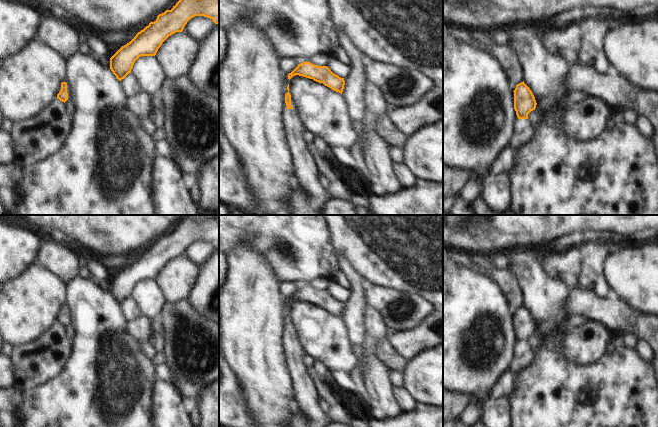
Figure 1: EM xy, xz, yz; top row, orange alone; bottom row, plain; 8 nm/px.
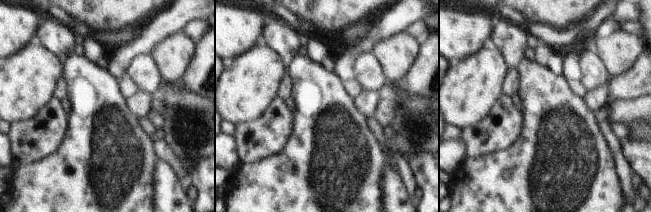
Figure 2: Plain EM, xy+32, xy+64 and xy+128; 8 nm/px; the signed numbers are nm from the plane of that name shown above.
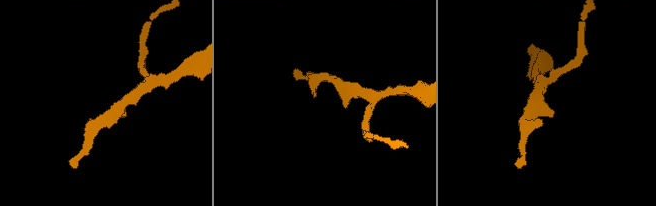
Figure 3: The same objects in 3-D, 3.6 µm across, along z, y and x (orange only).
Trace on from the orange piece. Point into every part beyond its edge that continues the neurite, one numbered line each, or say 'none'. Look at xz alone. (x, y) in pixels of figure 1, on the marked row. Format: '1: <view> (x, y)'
1: xz (304, 168)

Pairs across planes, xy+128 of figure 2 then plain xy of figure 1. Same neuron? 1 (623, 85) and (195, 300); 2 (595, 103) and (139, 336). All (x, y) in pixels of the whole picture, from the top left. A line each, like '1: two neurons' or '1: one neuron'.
1: one neuron
2: one neuron

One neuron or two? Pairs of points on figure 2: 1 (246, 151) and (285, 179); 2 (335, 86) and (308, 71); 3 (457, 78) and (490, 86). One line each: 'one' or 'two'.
1: two
2: one
3: one

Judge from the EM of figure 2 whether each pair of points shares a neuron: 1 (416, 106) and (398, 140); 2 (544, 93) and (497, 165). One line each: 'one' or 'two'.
1: one
2: one

